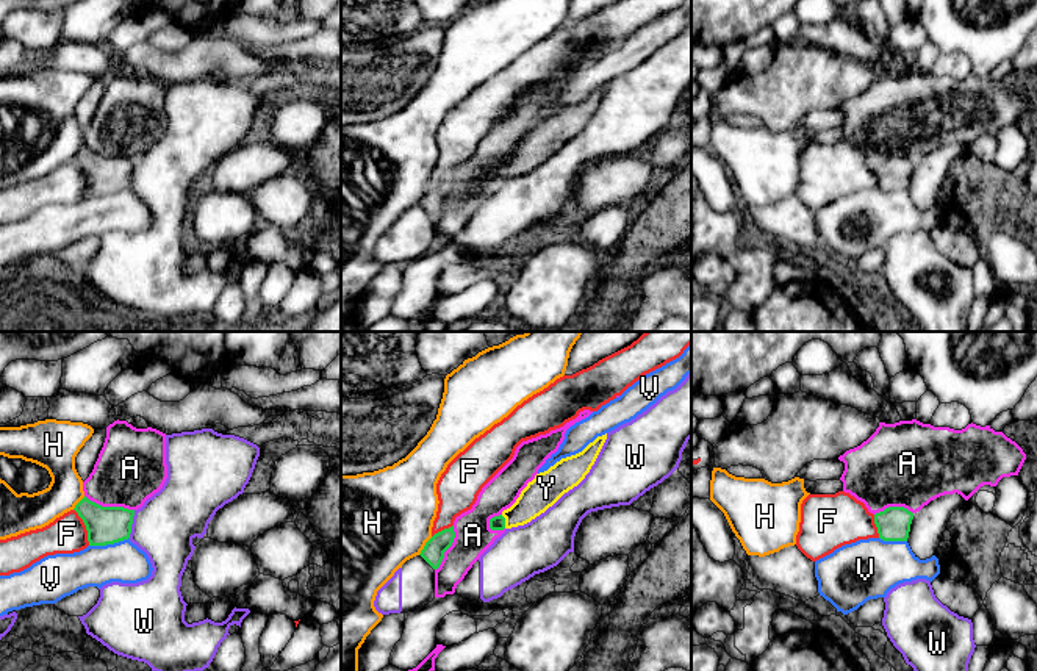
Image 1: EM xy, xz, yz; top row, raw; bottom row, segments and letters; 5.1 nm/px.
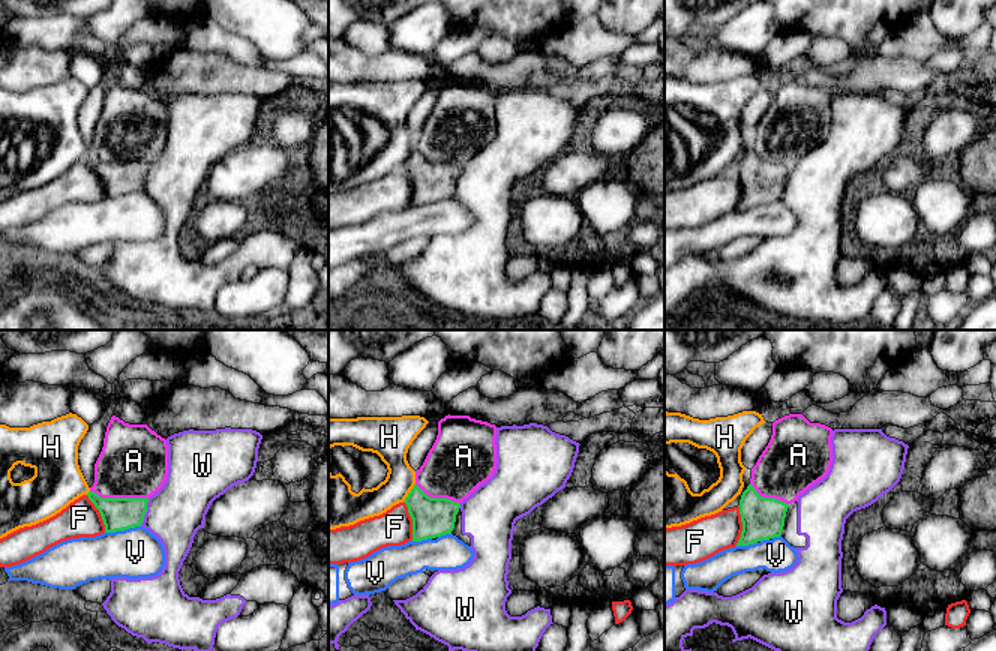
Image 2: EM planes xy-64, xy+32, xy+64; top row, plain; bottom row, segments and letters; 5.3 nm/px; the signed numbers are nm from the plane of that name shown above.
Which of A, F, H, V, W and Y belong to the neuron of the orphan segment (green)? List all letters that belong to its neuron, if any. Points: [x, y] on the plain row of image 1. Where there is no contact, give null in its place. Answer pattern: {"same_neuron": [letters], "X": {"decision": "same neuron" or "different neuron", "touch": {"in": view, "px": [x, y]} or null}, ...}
{"same_neuron": ["Y"], "A": {"decision": "different neuron", "touch": {"in": "xy", "px": [110, 157]}}, "F": {"decision": "different neuron", "touch": {"in": "xy", "px": [86, 177]}}, "H": {"decision": "different neuron", "touch": {"in": "xz", "px": [424, 196]}}, "V": {"decision": "different neuron", "touch": {"in": "xy", "px": [108, 193]}}, "W": {"decision": "different neuron", "touch": {"in": "xy", "px": [132, 172]}}, "Y": {"decision": "same neuron", "touch": {"in": "xz", "px": [504, 171]}}}

